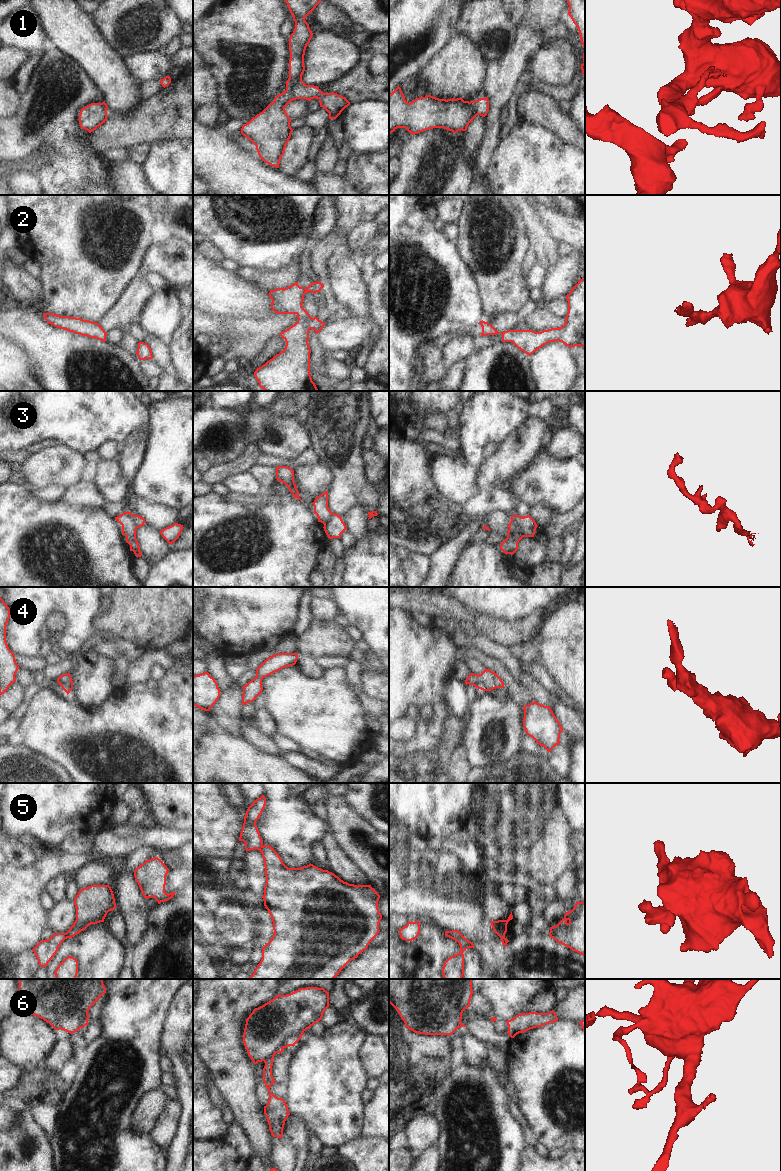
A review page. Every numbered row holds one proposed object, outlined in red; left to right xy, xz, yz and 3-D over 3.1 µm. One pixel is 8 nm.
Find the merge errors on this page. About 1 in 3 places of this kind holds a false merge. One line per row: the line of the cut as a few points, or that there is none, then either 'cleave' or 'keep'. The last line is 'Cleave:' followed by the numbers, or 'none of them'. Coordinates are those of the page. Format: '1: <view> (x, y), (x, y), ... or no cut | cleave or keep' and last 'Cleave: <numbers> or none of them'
1: xz (301, 80), (298, 80), (291, 87), (291, 100) | cleave
2: no cut | keep
3: yz (510, 521), (524, 536) | cleave
4: no cut | keep
5: xy (66, 932), (67, 937) | cleave
6: xz (274, 1054), (264, 1061) | cleave
Cleave: 1, 3, 5, 6

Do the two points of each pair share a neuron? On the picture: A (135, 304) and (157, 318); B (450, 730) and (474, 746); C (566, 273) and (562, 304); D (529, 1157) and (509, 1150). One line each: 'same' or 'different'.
A: different
B: different
C: different
D: different

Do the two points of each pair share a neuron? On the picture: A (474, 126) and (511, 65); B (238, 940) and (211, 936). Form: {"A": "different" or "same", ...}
{"A": "different", "B": "different"}

